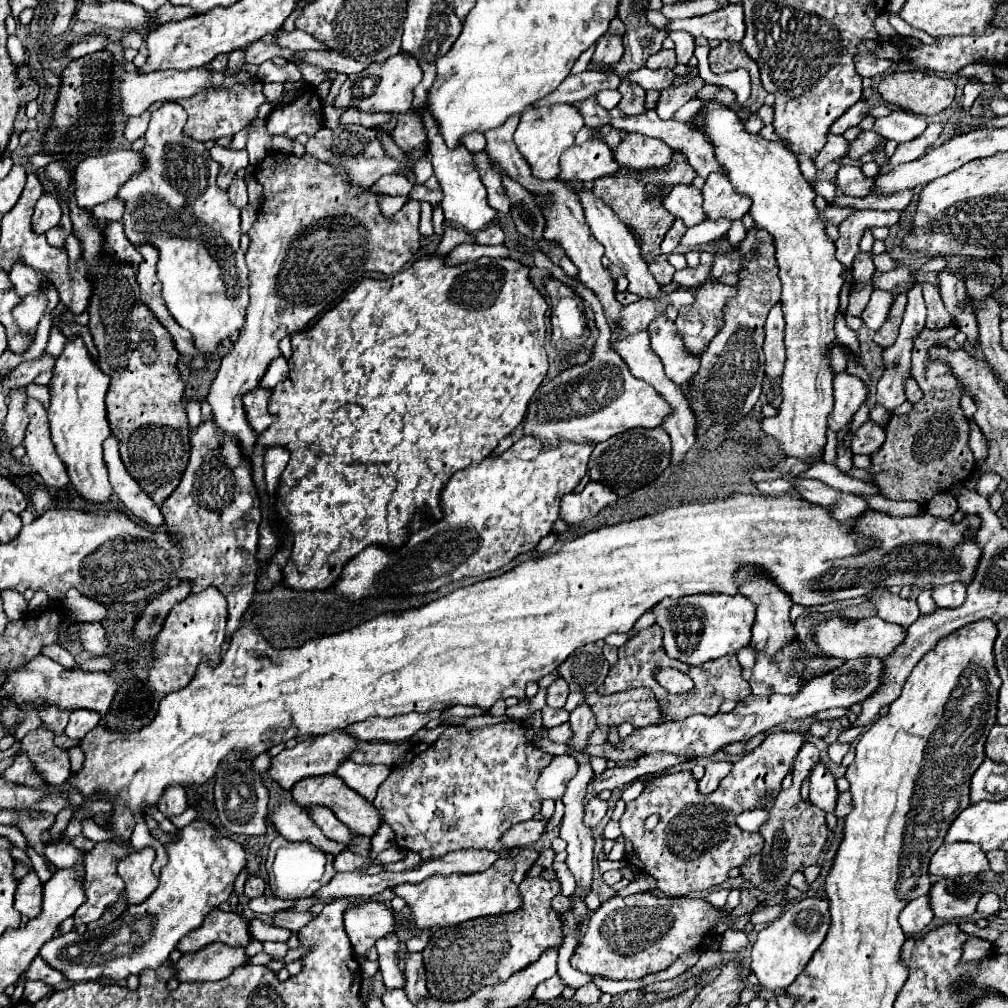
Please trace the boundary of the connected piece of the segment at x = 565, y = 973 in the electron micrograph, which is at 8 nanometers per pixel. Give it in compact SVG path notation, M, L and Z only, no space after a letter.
M564 944L564 948L560 948L560 956L558 956L558 974L560 974L562 982L572 988L580 988L580 986L590 983L592 976L582 974L570 966L570 956L572 956L572 946Z

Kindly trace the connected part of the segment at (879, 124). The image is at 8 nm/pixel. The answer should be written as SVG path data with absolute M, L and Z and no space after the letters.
M894 110L890 116L878 118L874 124L874 130L878 134L898 144L918 138L926 128L928 128L928 122L924 118L904 112L904 110Z

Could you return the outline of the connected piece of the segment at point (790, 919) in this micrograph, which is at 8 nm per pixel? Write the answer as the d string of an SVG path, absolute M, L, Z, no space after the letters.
M802 898L792 902L776 922L762 928L750 952L750 968L760 980L760 986L768 990L782 990L790 986L796 980L796 976L806 968L816 948L824 942L828 926L828 902L824 902L824 898Z

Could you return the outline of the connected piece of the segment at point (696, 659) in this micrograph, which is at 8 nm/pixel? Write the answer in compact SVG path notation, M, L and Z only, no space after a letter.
M692 594L688 598L664 598L652 608L656 624L664 632L664 650L670 658L686 664L704 664L706 660L734 654L750 642L750 628L754 620L754 604L742 596L724 594Z

